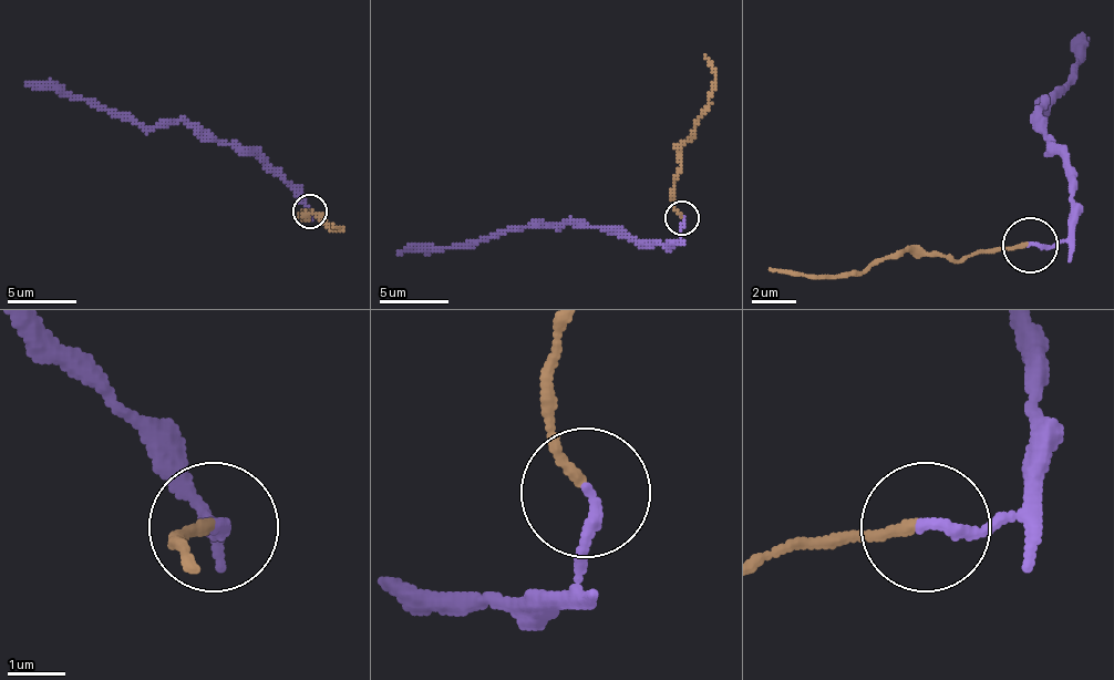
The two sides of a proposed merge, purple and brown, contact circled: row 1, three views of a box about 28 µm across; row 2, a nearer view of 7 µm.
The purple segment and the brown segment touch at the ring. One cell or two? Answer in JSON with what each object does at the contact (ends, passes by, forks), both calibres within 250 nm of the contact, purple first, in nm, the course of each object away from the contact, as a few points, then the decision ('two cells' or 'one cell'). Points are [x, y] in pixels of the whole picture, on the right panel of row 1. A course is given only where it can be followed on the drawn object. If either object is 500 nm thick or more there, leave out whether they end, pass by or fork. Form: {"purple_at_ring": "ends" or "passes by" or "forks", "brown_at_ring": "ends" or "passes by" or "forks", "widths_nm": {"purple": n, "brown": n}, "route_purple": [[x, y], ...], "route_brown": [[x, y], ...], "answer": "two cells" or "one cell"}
{"purple_at_ring": "ends", "brown_at_ring": "ends", "widths_nm": {"purple": 200, "brown": 160}, "route_purple": [[1029, 244], [1068, 233], [1073, 172], [1045, 132], [1040, 99], [1045, 110], [1079, 65], [1079, 49], [1090, 38]], "route_brown": [[1029, 244], [973, 255], [911, 255], [900, 249], [845, 277], [806, 277], [767, 266]], "answer": "two cells"}

